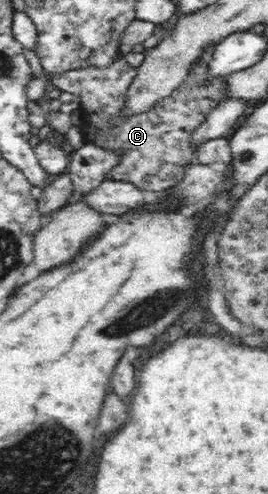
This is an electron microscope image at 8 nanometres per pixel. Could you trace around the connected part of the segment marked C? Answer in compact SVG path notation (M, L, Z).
M211 45L201 59L190 69L188 79L183 81L169 97L158 101L151 109L147 109L145 113L137 113L135 115L122 115L122 109L126 100L126 91L130 87L132 81L137 77L137 67L130 66L124 57L111 61L111 65L107 67L88 67L88 69L75 69L63 74L55 76L47 76L45 79L50 81L50 88L58 88L61 91L69 91L76 97L80 97L80 109L82 132L84 133L84 141L93 143L99 148L105 150L113 150L121 154L121 161L107 173L107 178L113 181L129 182L143 191L162 192L167 188L173 187L178 181L181 181L185 168L191 163L195 163L197 157L196 149L190 142L191 134L198 129L207 117L208 113L219 103L226 99L226 77L209 76L208 61L211 59L212 51L215 45Z

